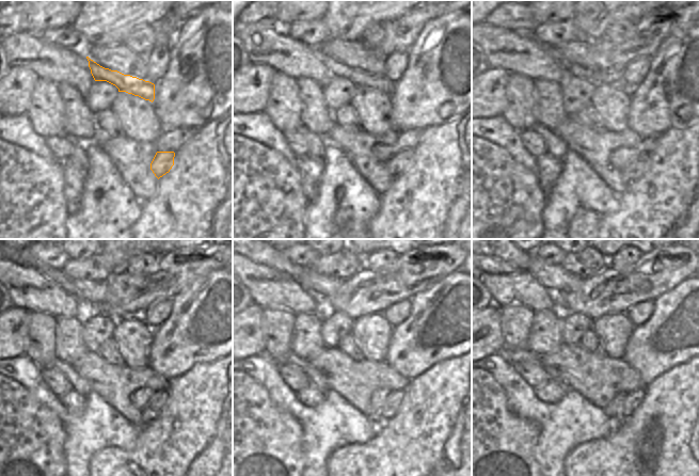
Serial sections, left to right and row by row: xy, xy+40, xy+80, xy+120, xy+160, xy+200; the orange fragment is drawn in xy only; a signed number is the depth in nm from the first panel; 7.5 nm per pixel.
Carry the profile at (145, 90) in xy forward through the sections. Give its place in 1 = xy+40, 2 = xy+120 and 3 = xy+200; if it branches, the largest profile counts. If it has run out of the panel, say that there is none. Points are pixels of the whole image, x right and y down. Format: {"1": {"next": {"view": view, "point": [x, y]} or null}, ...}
{"1": {"next": {"view": "xy+40", "point": [361, 79]}}, "2": {"next": {"view": "xy+120", "point": [57, 275]}}, "3": {"next": {"view": "xy+200", "point": [521, 260]}}}

